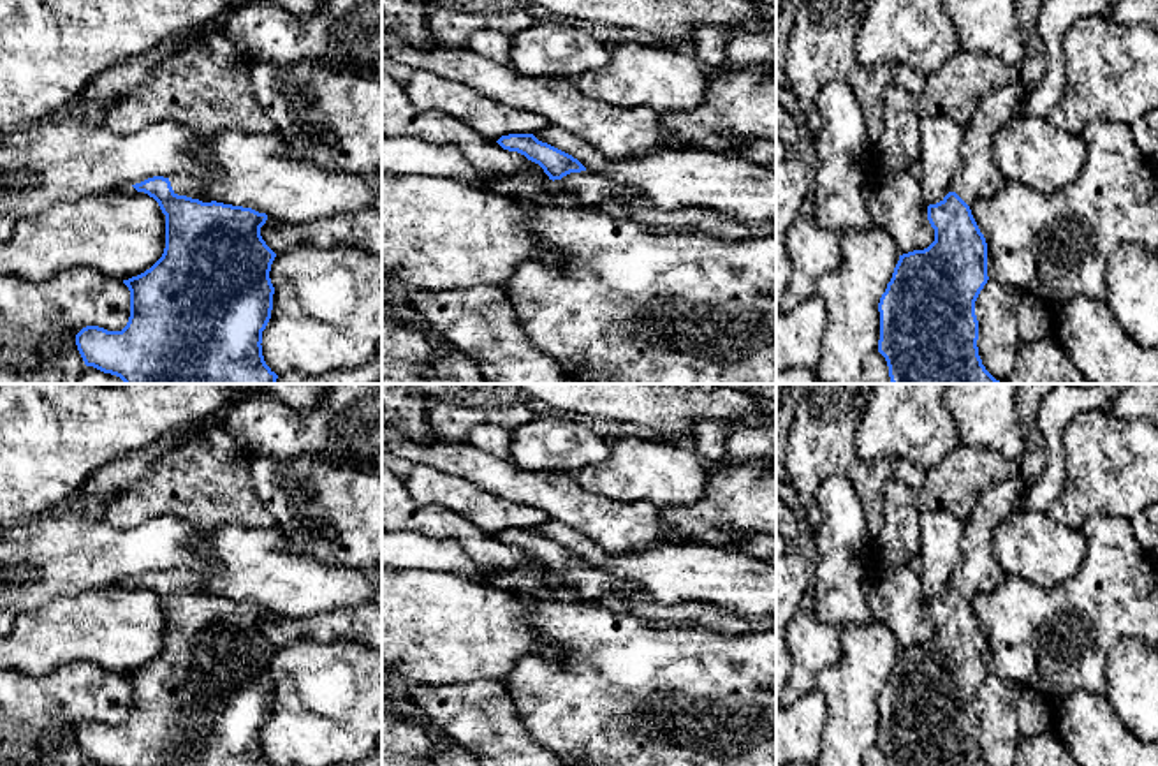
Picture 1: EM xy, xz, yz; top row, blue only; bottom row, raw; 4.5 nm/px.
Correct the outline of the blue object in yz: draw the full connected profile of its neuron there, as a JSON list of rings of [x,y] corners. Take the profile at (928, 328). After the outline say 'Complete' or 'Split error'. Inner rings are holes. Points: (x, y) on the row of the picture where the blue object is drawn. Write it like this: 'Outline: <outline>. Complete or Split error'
Outline: [[[1012,85],[989,93],[966,125],[963,171],[952,190],[927,206],[934,241],[924,250],[899,255],[892,278],[880,298],[878,352],[885,357],[892,384],[1005,384],[996,380],[978,356],[975,301],[987,284],[987,243],[970,206],[993,197],[1005,183],[993,160],[993,137],[1021,116],[1030,90]]]. Split error

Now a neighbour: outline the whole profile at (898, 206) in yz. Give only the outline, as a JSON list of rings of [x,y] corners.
[[[915,169],[882,176],[876,194],[866,199],[866,210],[875,225],[890,234],[899,255],[924,250],[934,241]]]

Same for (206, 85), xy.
[[[222,32],[209,33],[165,58],[100,116],[100,123],[120,136],[165,120],[190,125],[208,137],[225,129],[245,134],[275,132],[275,123],[252,92],[250,62]]]

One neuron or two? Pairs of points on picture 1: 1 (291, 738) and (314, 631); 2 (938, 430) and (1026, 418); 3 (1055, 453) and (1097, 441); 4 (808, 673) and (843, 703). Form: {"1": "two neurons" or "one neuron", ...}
{"1": "two neurons", "2": "two neurons", "3": "two neurons", "4": "two neurons"}

